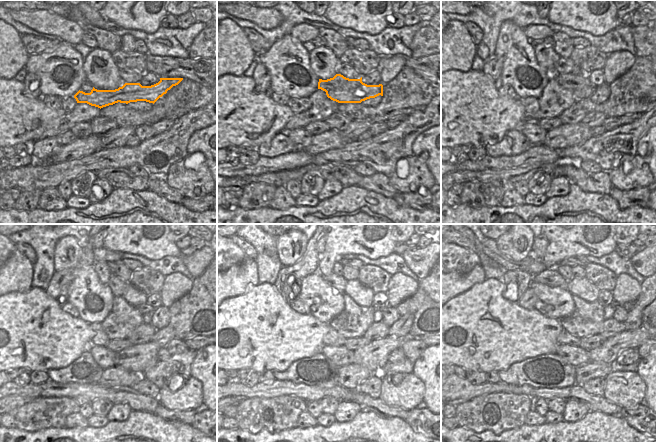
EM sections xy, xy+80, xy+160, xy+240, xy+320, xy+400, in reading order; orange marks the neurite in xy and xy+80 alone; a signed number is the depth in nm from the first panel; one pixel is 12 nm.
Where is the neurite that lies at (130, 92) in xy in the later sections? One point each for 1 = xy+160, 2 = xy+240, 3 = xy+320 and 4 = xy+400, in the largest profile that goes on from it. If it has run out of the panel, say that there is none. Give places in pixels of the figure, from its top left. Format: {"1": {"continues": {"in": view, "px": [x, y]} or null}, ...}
{"1": {"continues": {"in": "xy+160", "px": [581, 87]}}, "2": {"continues": {"in": "xy+240", "px": [144, 308]}}, "3": {"continues": {"in": "xy+320", "px": [377, 308]}}, "4": {"continues": {"in": "xy+400", "px": [628, 306]}}}

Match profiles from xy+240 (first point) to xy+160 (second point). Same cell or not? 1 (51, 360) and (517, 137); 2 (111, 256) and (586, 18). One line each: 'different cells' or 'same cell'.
1: different cells
2: different cells

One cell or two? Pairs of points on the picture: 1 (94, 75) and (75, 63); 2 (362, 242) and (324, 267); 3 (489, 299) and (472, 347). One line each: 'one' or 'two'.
1: two
2: one
3: one

